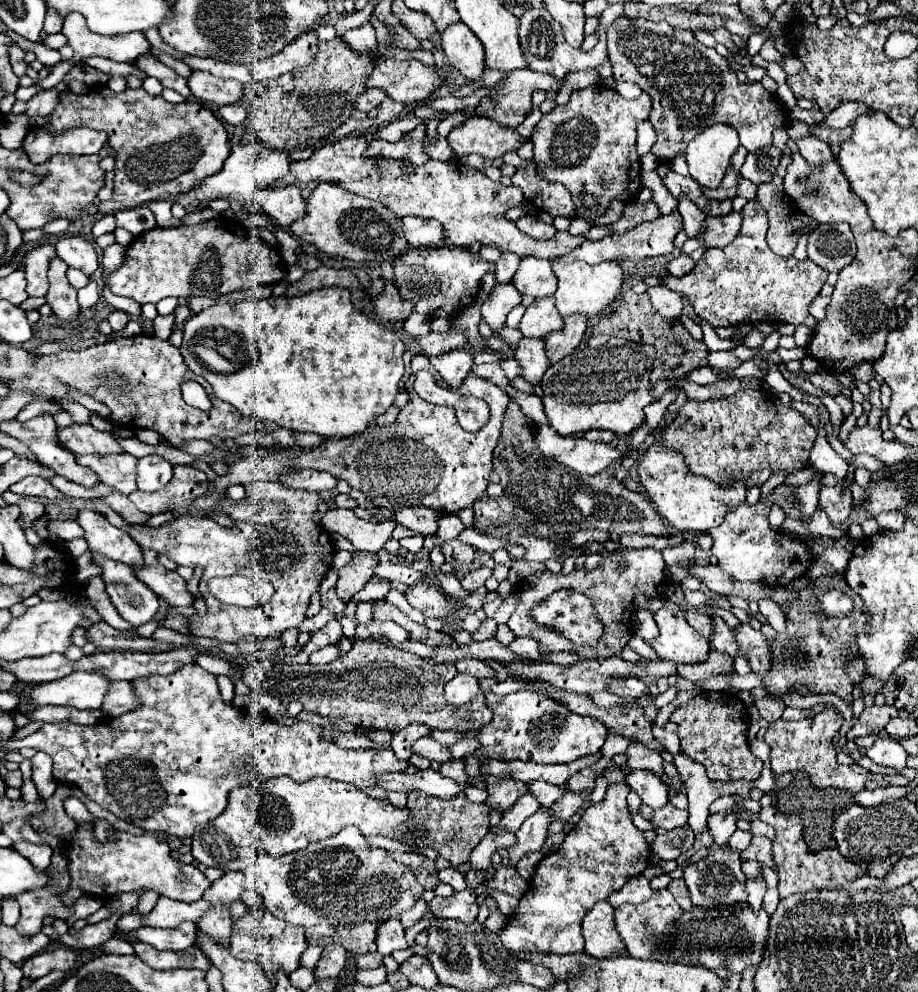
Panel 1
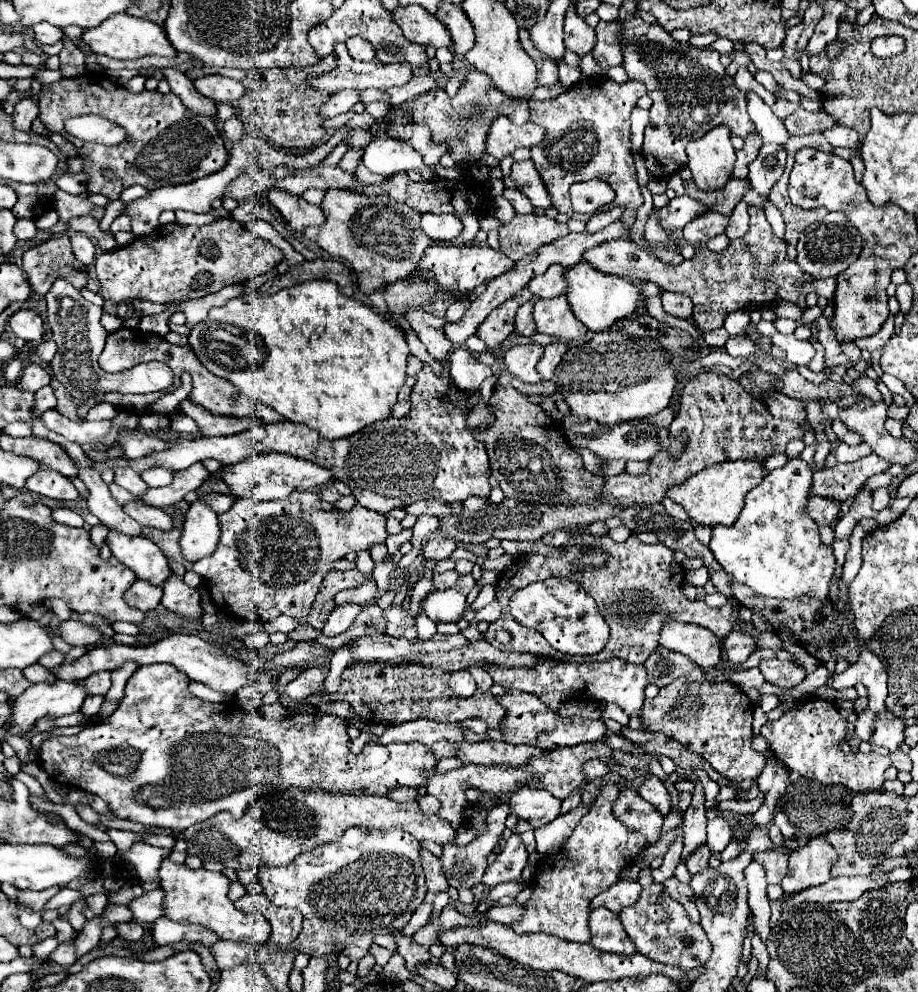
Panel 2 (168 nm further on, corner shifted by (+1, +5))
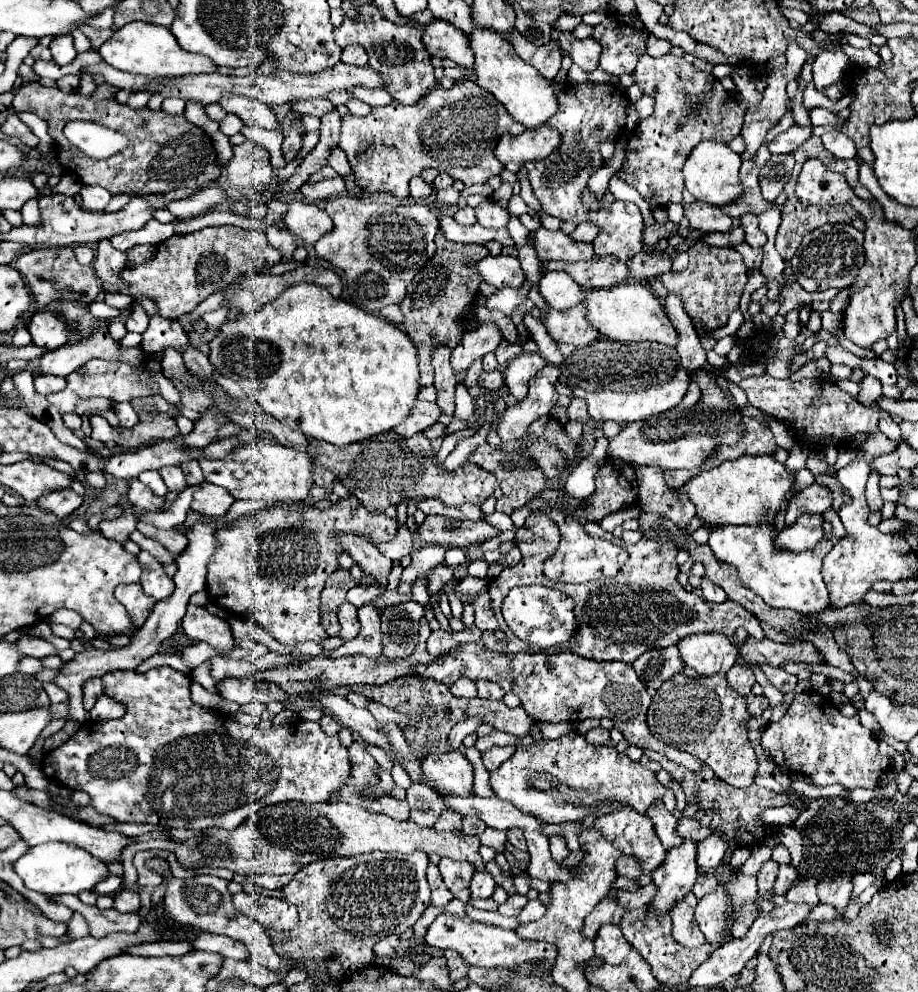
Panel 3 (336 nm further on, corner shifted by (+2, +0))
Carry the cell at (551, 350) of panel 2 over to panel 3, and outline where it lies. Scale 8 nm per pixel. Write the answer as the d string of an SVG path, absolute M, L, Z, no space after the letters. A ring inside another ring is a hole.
M548 364L542 372L538 372L538 376L534 376L534 380L530 380L530 392L526 400L518 402L512 408L506 408L506 412L498 416L496 434L502 442L522 438L534 420L550 414L558 402L558 392L554 390L558 376L558 368Z

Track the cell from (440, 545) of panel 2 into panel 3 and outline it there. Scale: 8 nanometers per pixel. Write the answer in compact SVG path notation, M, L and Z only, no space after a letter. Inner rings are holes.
M430 546L420 548L412 556L412 562L404 568L396 592L398 594L410 594L412 592L412 584L414 584L416 578L422 578L428 570L432 570L438 564L444 562L444 552L446 552L446 548L430 548Z

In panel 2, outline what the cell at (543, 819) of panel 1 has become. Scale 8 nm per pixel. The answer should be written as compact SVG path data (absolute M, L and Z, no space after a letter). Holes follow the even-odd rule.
M513 833L507 839L505 849L497 855L497 861L491 867L487 867L487 871L483 875L483 883L487 887L495 887L505 881L517 881L521 877L525 865L527 865L525 845L523 845L519 833Z

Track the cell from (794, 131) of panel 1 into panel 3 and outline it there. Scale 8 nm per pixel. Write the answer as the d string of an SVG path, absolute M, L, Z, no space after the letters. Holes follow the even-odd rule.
M802 126L790 128L788 132L782 132L772 140L768 144L768 150L770 154L792 154L804 140L810 138L810 134L812 134L812 128L802 128Z

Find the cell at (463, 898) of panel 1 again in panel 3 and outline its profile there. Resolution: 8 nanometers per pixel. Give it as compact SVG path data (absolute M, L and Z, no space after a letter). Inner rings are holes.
M390 934L390 936L382 938L382 940L374 946L374 952L376 952L378 956L390 956L392 950L396 950L396 946L398 946L398 938L396 938L394 934Z

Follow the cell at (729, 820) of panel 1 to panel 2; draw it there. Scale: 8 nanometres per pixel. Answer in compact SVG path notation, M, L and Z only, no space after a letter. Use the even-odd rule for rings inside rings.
M717 817L717 819L711 819L707 823L707 847L711 849L711 853L721 853L727 843L731 841L731 825L727 819L723 817Z

